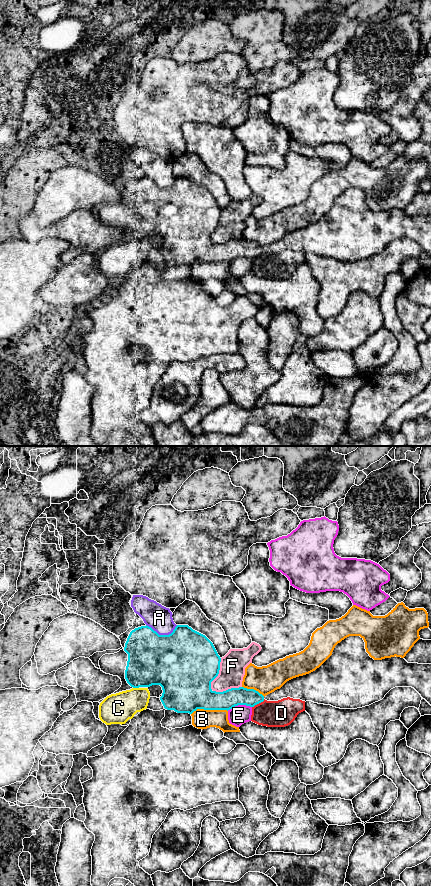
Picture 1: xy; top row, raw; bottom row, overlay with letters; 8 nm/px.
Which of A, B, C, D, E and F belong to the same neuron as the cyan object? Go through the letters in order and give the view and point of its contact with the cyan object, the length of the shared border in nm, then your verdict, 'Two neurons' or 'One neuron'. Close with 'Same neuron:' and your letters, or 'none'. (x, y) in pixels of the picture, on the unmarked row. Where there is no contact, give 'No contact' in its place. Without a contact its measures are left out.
A: Touches cyan at xy (162, 187). Shared border 260 nm. Two neurons
B: Touches cyan at xy (209, 261). Shared border 300 nm. Two neurons
C: Touches cyan at xy (136, 239). Shared border 50 nm. Two neurons
D: Touches cyan at xy (258, 255). Shared border 120 nm. Two neurons
E: Touches cyan at xy (239, 256). Shared border 200 nm. Two neurons
F: Touches cyan at xy (210, 240). Shared border 300 nm. Two neurons
Same neuron: none

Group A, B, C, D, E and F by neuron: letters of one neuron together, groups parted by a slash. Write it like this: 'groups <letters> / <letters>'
groups A / B / C / D / E / F

